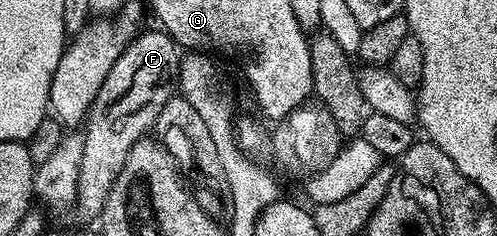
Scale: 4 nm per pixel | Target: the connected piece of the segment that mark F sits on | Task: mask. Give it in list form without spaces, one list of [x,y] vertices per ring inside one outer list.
[[[144,30],[127,44],[121,57],[117,57],[113,69],[109,69],[109,77],[105,77],[105,85],[101,85],[97,97],[91,102],[91,109],[85,120],[87,131],[82,132],[83,152],[81,153],[81,169],[77,177],[77,197],[75,198],[77,211],[83,215],[98,216],[102,212],[109,189],[113,185],[117,173],[125,165],[125,157],[129,157],[129,149],[133,149],[133,145],[137,145],[137,141],[144,138],[154,128],[165,101],[169,101],[171,96],[176,94],[181,48],[166,31],[154,30]]]

